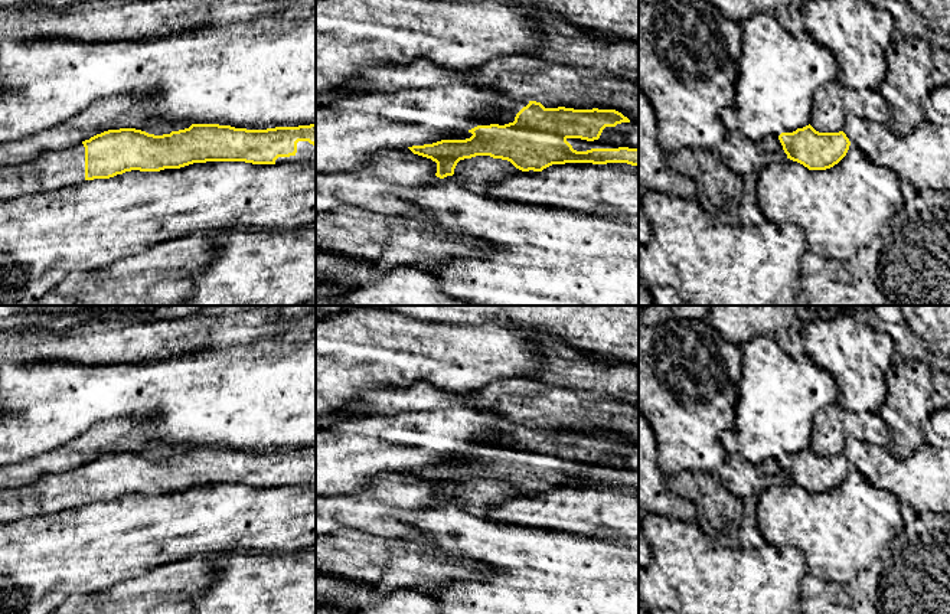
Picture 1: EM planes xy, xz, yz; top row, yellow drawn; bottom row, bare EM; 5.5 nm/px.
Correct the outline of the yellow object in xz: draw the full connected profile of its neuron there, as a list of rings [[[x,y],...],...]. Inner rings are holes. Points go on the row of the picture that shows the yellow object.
[[[529,101],[513,123],[477,125],[466,140],[441,140],[432,144],[408,147],[414,154],[437,163],[435,176],[454,174],[460,160],[490,156],[510,161],[522,172],[542,172],[565,163],[627,163],[639,167],[639,121],[629,120],[616,110],[545,108]],[[605,133],[618,133],[618,148],[577,151],[567,141],[598,140]]]

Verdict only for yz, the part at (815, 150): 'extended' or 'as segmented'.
as segmented

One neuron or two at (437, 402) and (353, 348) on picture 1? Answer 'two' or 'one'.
two

